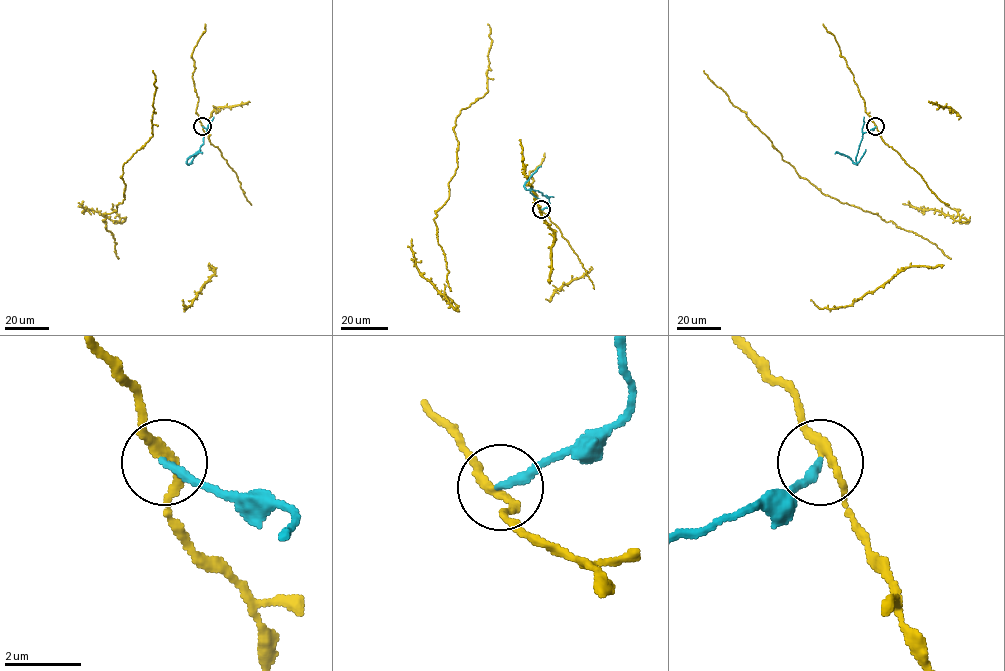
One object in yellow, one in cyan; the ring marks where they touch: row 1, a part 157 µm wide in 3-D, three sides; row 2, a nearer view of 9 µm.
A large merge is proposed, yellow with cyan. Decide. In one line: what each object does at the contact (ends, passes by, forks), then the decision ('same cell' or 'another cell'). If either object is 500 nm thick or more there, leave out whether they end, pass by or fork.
yellow passes by | cyan ends | another cell

